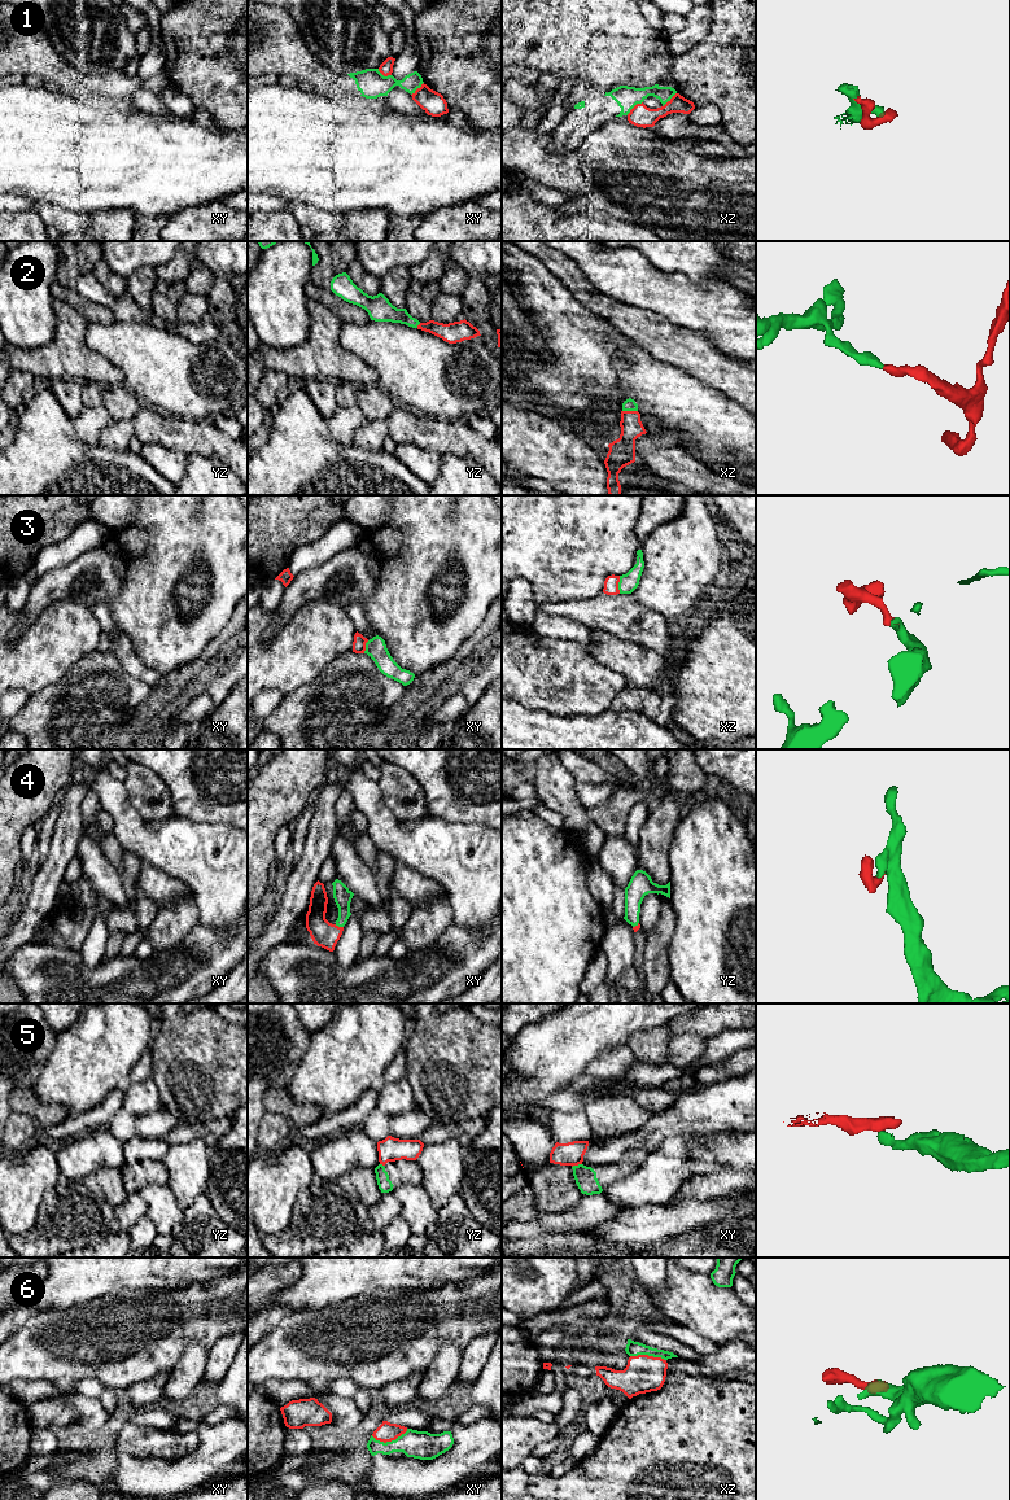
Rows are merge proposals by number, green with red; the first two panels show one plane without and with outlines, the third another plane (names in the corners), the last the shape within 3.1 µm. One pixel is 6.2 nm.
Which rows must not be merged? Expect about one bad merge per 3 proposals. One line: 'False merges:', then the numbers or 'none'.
False merges: 1, 5

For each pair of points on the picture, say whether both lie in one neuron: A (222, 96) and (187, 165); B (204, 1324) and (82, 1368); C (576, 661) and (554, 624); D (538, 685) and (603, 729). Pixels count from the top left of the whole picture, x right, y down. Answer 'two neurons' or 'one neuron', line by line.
A: two neurons
B: one neuron
C: two neurons
D: two neurons

